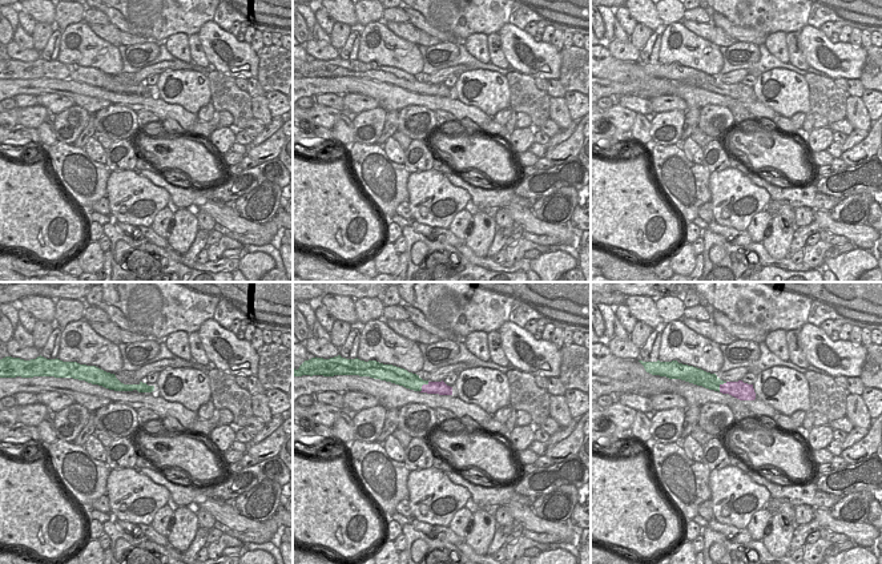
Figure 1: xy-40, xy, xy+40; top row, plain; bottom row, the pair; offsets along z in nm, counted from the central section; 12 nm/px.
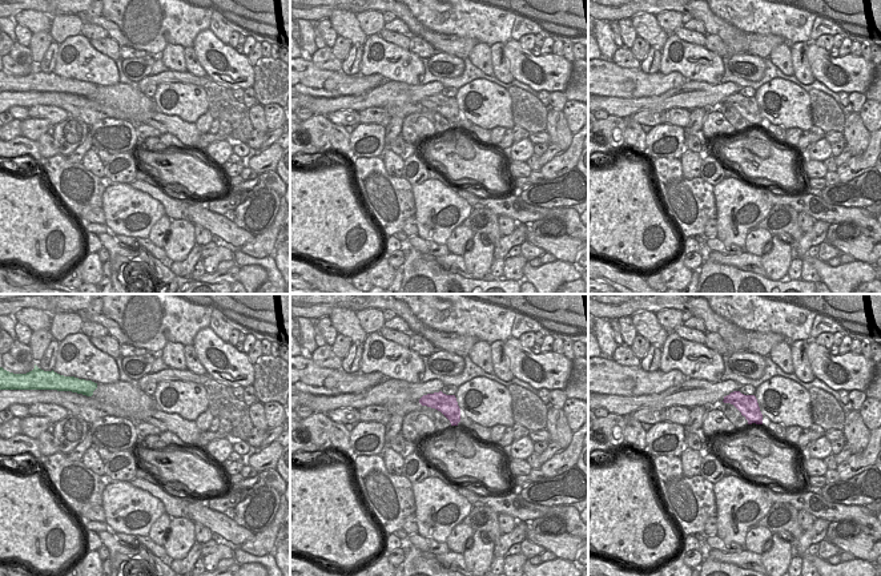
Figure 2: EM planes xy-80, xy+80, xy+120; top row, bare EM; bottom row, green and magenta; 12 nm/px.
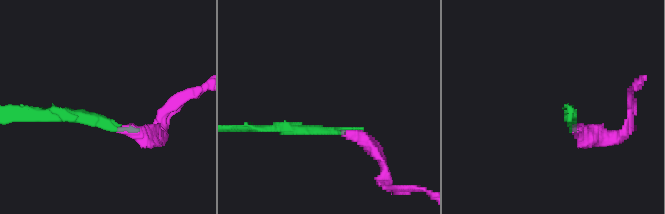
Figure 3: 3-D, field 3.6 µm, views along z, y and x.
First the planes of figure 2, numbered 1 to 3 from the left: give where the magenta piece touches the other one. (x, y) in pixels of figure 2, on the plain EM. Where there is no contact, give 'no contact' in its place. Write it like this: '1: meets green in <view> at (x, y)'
1: no contact
2: no contact
3: no contact

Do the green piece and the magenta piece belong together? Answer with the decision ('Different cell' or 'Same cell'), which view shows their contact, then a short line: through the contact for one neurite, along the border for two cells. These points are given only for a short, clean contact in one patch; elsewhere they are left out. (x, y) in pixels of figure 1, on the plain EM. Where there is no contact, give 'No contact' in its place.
Same cell. Touches green in xy+40. Line: xy+40 (709, 83), (719, 88), (738, 92).

